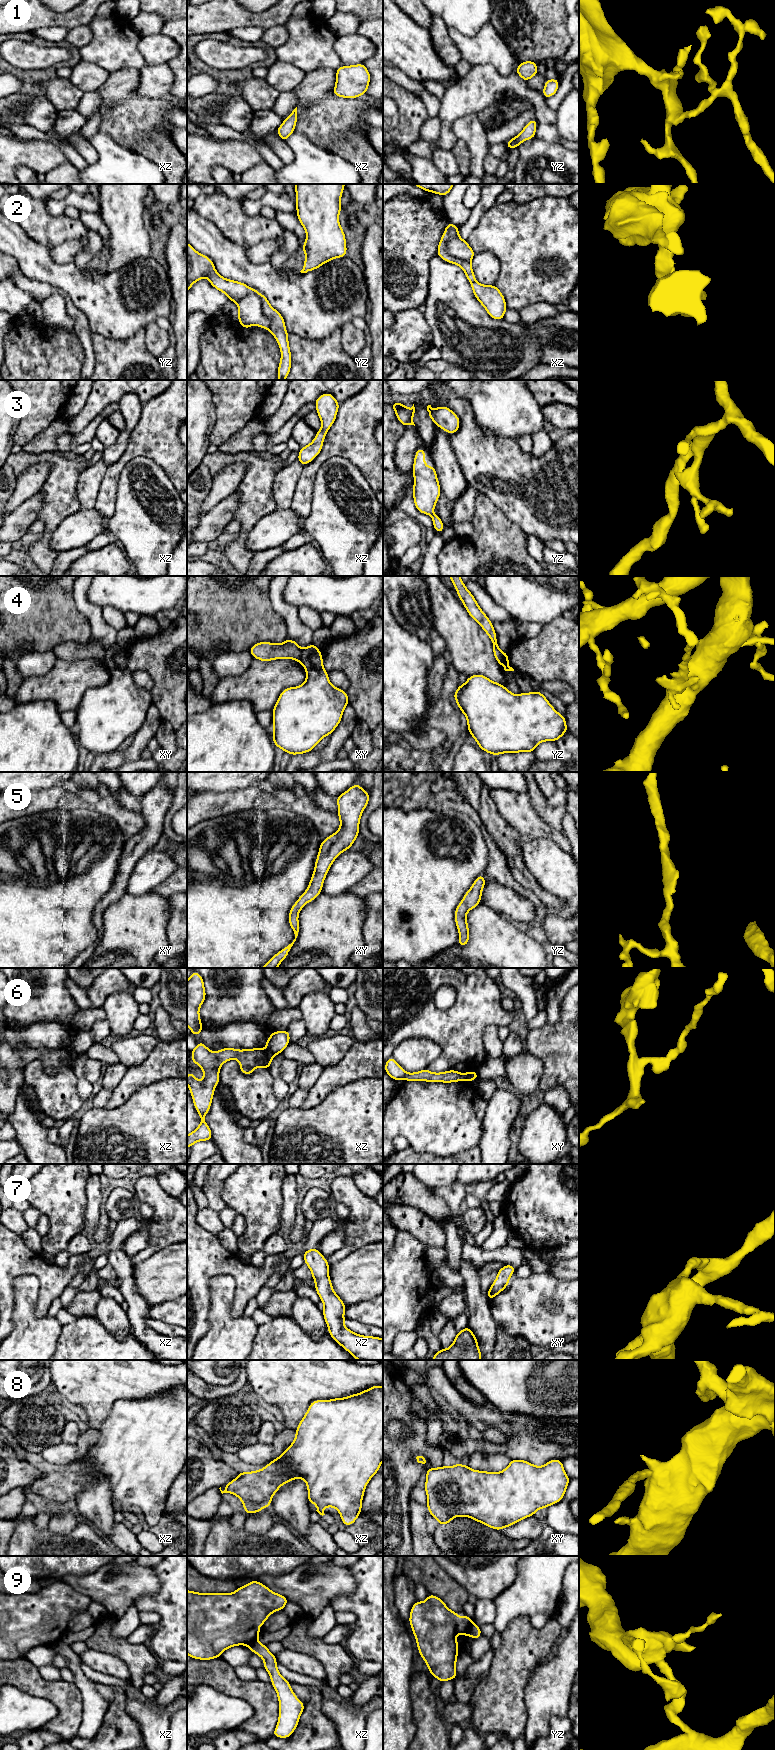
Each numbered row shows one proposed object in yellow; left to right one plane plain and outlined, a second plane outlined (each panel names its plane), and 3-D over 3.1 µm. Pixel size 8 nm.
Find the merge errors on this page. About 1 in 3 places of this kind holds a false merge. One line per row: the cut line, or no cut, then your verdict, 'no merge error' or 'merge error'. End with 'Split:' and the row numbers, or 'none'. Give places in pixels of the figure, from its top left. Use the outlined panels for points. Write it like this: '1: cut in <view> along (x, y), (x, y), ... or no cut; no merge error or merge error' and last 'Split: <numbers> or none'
1: no cut; no merge error
2: cut in yz along (236, 302), (256, 293), (262, 312), (270, 320), (269, 328); merge error
3: no cut; no merge error
4: cut in xy along (302, 649), (299, 662); merge error
5: no cut; no merge error
6: cut in xy along (466, 1073), (467, 1079); merge error
7: no cut; no merge error
8: no cut; no merge error
9: cut in yz along (472, 1621), (465, 1635); merge error
Split: 2, 4, 6, 9

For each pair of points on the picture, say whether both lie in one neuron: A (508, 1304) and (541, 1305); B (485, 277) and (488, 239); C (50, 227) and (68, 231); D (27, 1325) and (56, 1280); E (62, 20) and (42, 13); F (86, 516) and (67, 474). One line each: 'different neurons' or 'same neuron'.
A: same neuron
B: different neurons
C: same neuron
D: different neurons
E: same neuron
F: different neurons

